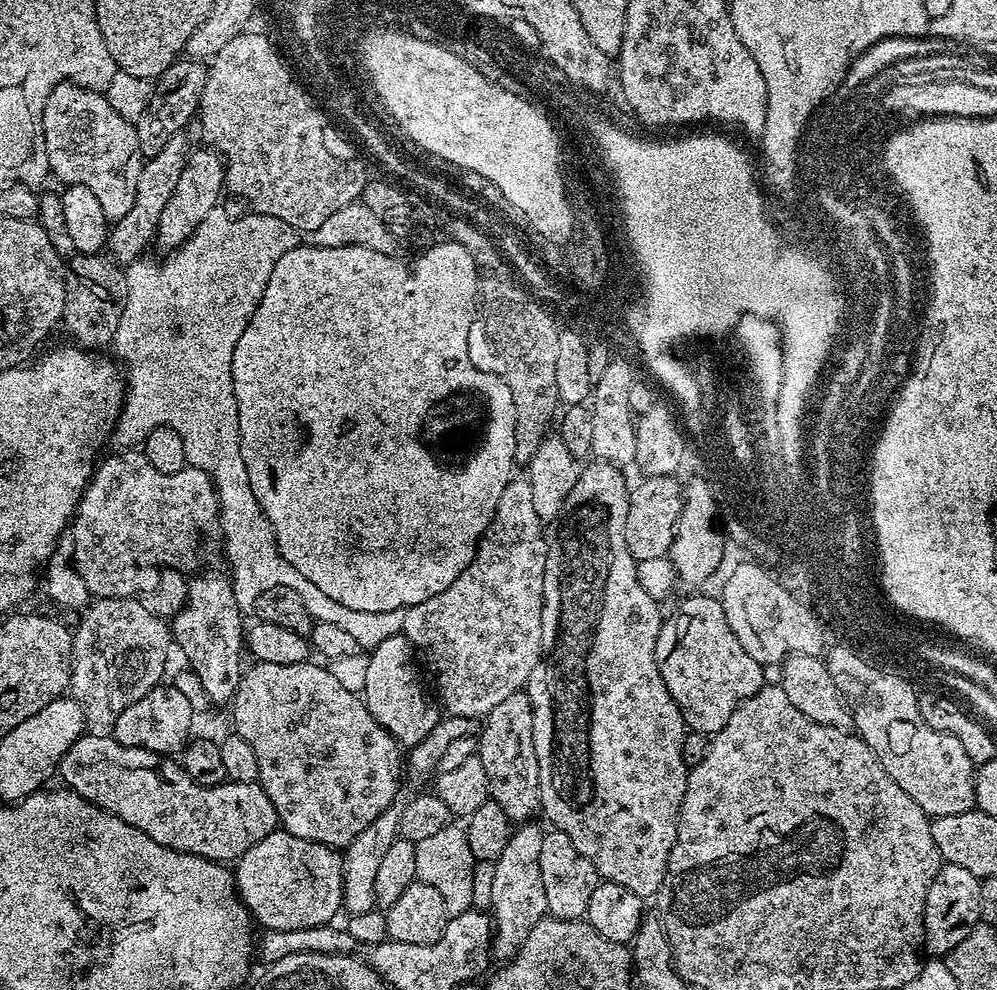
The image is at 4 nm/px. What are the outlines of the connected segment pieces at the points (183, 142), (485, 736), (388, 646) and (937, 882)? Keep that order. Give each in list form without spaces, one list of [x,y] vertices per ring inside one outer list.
[[[187,131],[174,134],[174,138],[166,142],[166,147],[159,154],[145,159],[142,174],[138,174],[138,190],[134,192],[134,206],[130,206],[130,211],[111,225],[108,233],[106,252],[117,264],[121,266],[133,264],[147,253],[144,251],[148,247],[150,249],[153,247],[158,221],[162,219],[162,209],[166,207],[166,202],[170,202],[170,194],[174,194],[182,170],[186,170],[188,157],[194,151],[194,145],[188,135]]]
[[[527,691],[510,694],[510,698],[498,702],[498,706],[483,717],[478,732],[478,755],[486,770],[488,795],[493,802],[506,810],[509,820],[531,821],[535,817],[532,815],[541,811],[540,767],[538,754],[534,754],[534,714]]]
[[[402,634],[386,638],[386,642],[381,642],[367,653],[367,658],[366,686],[362,699],[370,714],[390,735],[396,737],[401,745],[411,746],[422,742],[422,738],[426,738],[426,734],[434,730],[434,726],[442,718],[442,712],[434,703],[426,684],[424,689],[424,684],[420,681],[421,669],[418,667],[418,657],[411,642]]]
[[[944,864],[938,870],[934,882],[930,882],[924,907],[924,946],[923,951],[932,958],[944,958],[970,930],[981,923],[980,919],[981,877],[962,870],[962,866]]]

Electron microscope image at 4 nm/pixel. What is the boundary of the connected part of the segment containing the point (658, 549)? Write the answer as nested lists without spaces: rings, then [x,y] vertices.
[[[644,476],[641,481],[637,488],[635,485],[629,491],[624,527],[626,546],[637,562],[669,555],[671,544],[675,542],[679,516],[682,514],[685,491],[676,476]]]

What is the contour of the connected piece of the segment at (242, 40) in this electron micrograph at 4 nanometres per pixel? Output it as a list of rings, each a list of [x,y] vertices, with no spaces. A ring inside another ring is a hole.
[[[245,32],[238,34],[238,38],[230,38],[230,42],[226,42],[226,46],[222,46],[222,50],[218,50],[218,54],[213,56],[208,64],[208,77],[206,78],[206,90],[202,90],[202,98],[200,99],[200,110],[198,113],[198,124],[200,120],[200,132],[204,135],[203,143],[207,147],[217,151],[224,157],[226,165],[224,170],[224,187],[229,193],[233,192],[240,200],[245,200],[249,204],[253,213],[262,216],[273,216],[274,218],[282,218],[282,222],[286,222],[286,226],[290,226],[297,234],[311,234],[318,230],[318,226],[322,226],[322,222],[326,222],[326,218],[330,218],[330,214],[334,214],[338,210],[342,210],[342,206],[350,206],[357,203],[364,195],[364,187],[368,185],[370,177],[363,172],[360,160],[353,156],[352,148],[348,147],[340,136],[335,136],[327,128],[327,123],[323,121],[316,109],[309,104],[309,99],[304,92],[295,88],[288,79],[288,72],[285,72],[284,65],[280,60],[276,59],[275,52],[272,52],[263,39],[258,36],[248,36]]]

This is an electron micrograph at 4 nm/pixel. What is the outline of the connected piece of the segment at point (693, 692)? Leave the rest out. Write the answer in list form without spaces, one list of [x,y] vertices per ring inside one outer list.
[[[688,594],[684,601],[676,608],[676,613],[665,619],[664,624],[660,628],[658,634],[658,646],[656,647],[656,661],[658,662],[658,670],[662,674],[662,682],[666,682],[666,690],[670,690],[670,698],[674,698],[674,702],[678,706],[678,710],[682,714],[685,725],[691,731],[703,732],[705,734],[714,734],[718,730],[722,730],[722,726],[726,726],[726,722],[730,722],[730,716],[734,714],[736,707],[741,704],[748,696],[753,696],[759,688],[763,688],[766,683],[764,677],[765,669],[754,658],[750,658],[750,654],[746,654],[746,650],[742,650],[742,642],[738,642],[738,638],[734,638],[734,630],[730,630],[730,622],[726,622],[726,610],[722,610],[719,599],[715,595],[698,596],[702,594]]]

